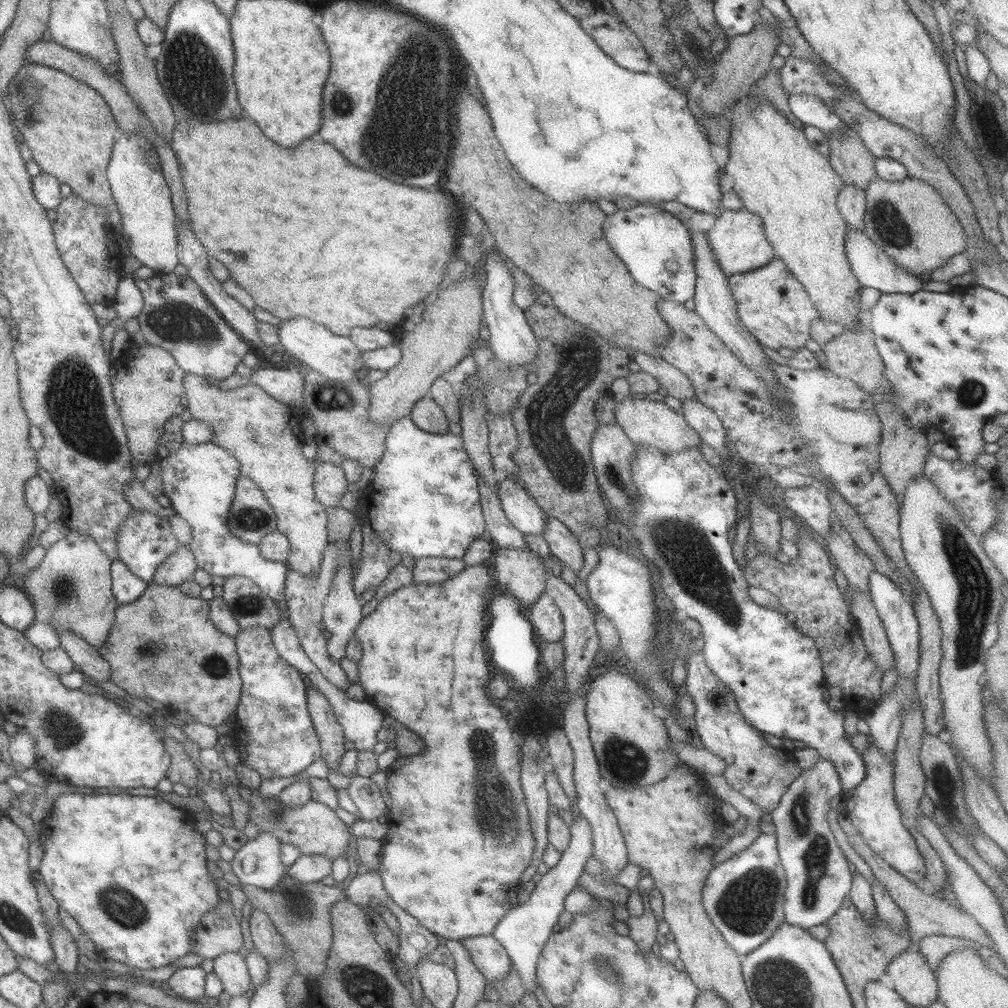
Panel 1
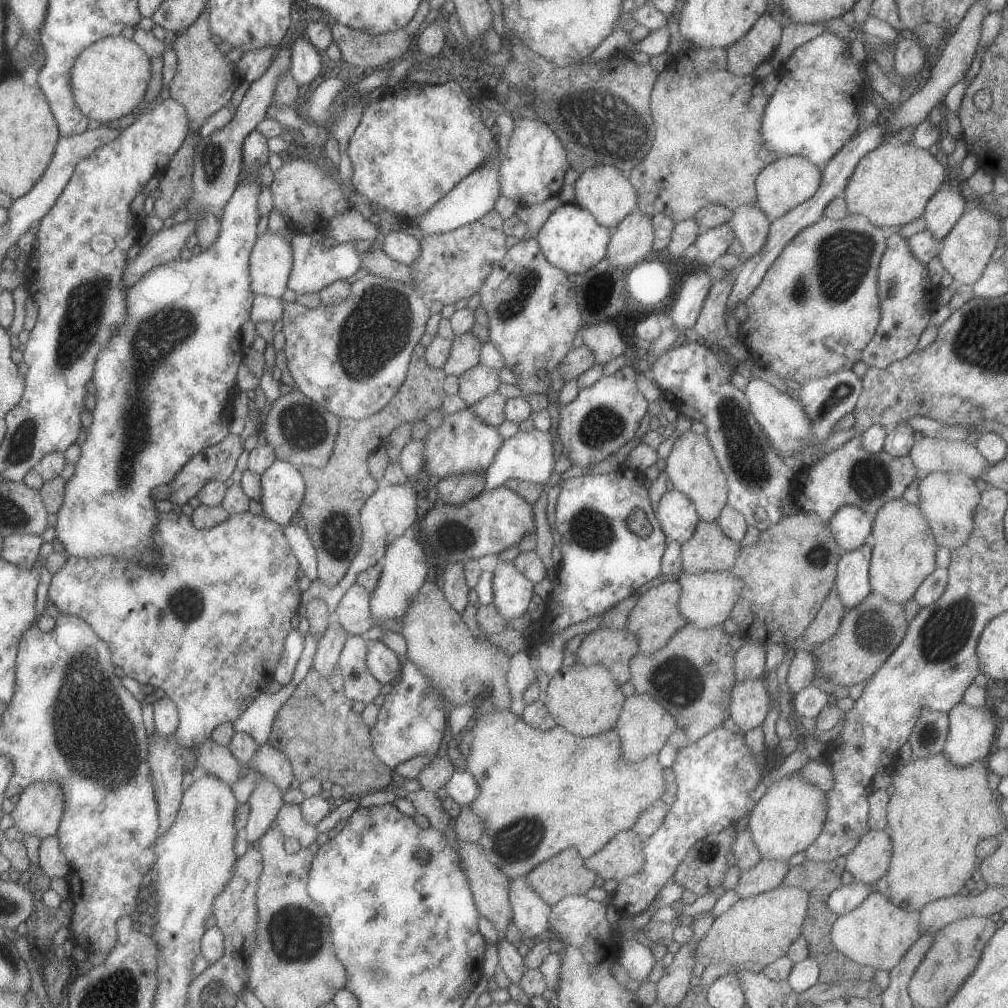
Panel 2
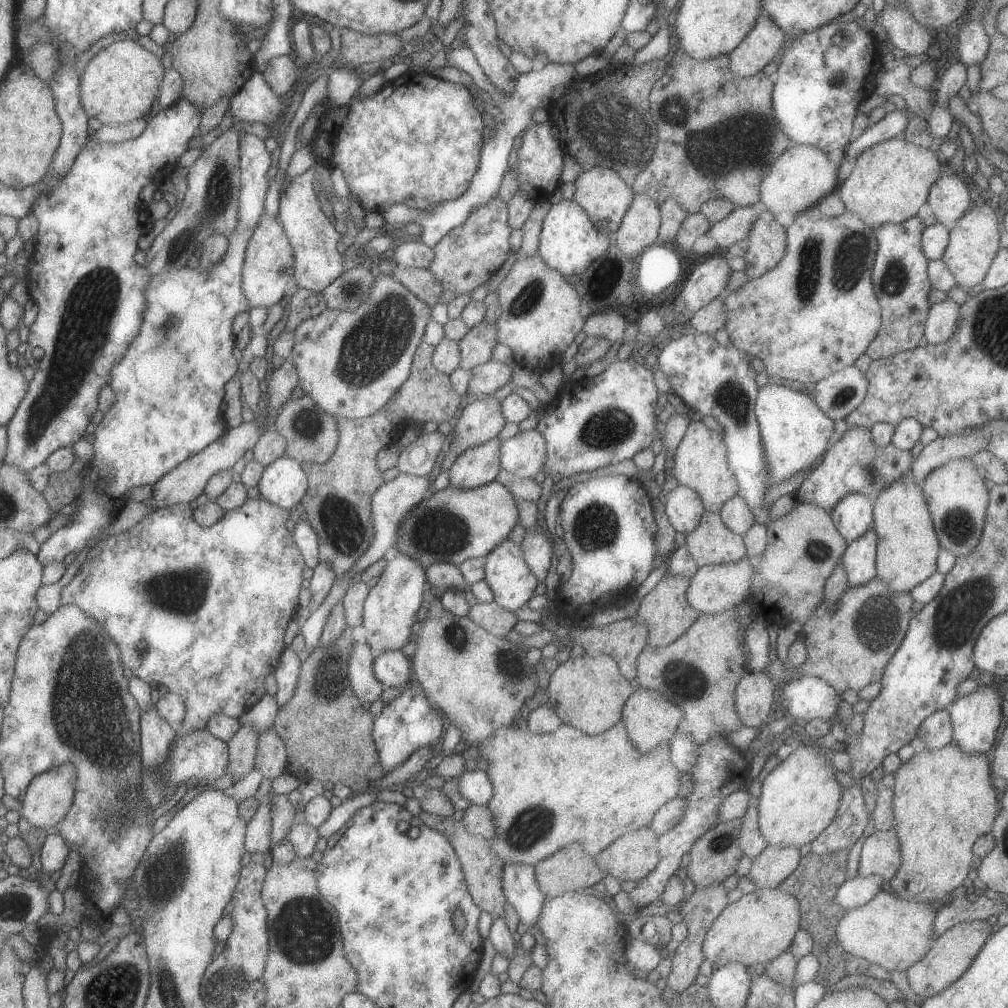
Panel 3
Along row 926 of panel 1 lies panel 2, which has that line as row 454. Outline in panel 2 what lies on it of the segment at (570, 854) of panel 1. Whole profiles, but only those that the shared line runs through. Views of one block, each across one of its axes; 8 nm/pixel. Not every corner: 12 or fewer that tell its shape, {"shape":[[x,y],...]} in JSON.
{"shape":[[549,431],[504,439],[484,491],[508,479],[545,488],[558,452]]}

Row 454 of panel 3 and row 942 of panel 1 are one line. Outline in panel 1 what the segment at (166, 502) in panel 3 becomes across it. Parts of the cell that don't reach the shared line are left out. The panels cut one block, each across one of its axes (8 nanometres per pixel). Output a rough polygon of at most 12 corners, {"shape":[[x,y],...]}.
{"shape":[[221,900],[194,927],[192,953],[205,959],[238,951],[244,938]]}

